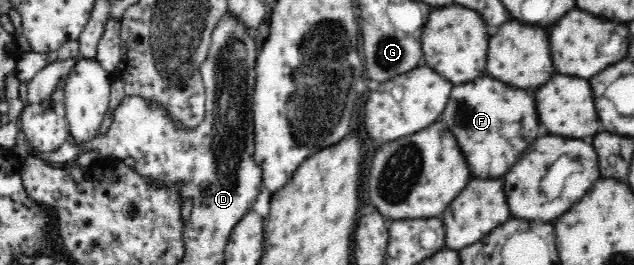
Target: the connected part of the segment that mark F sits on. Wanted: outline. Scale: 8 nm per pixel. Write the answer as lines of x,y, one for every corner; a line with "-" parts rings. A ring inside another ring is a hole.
490,75
478,77
466,85
456,85
456,89
452,89
450,103
442,113
442,121
446,121
452,133
456,133
476,177
500,177
502,173
506,173
526,151
526,147
510,145
516,137
522,137
522,131
524,137
530,139
530,143
540,135
540,121
534,95
526,89
506,85
504,81
494,79
-
512,125
522,127
516,127
514,133

